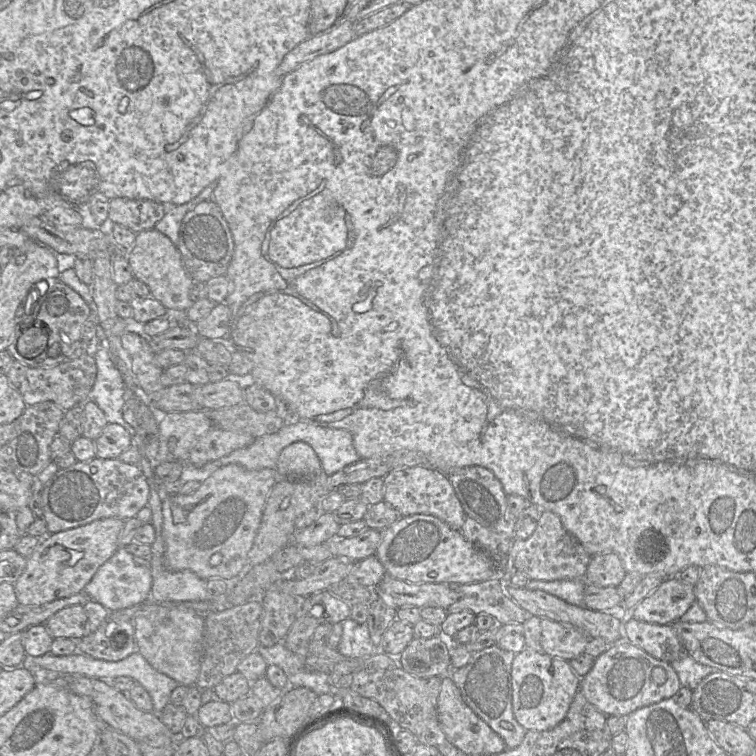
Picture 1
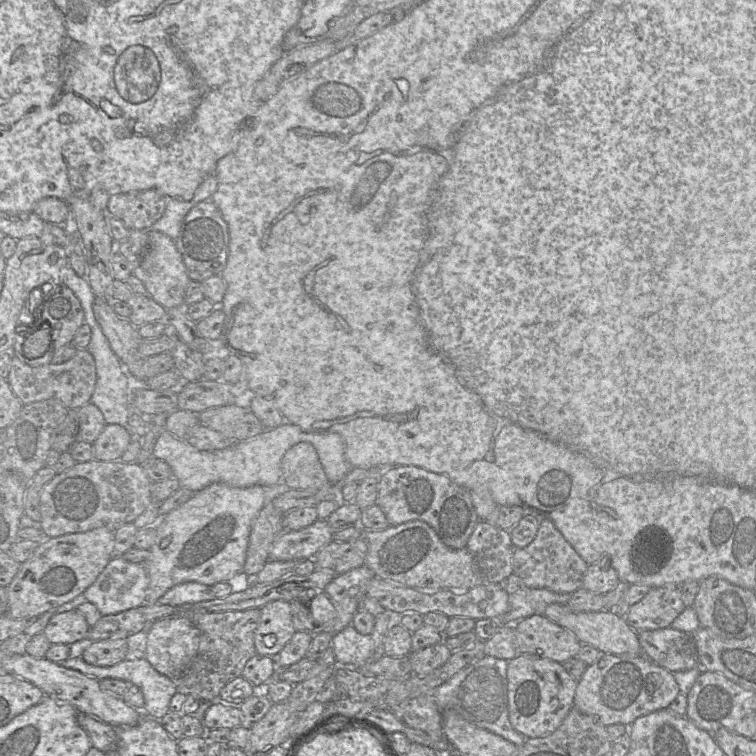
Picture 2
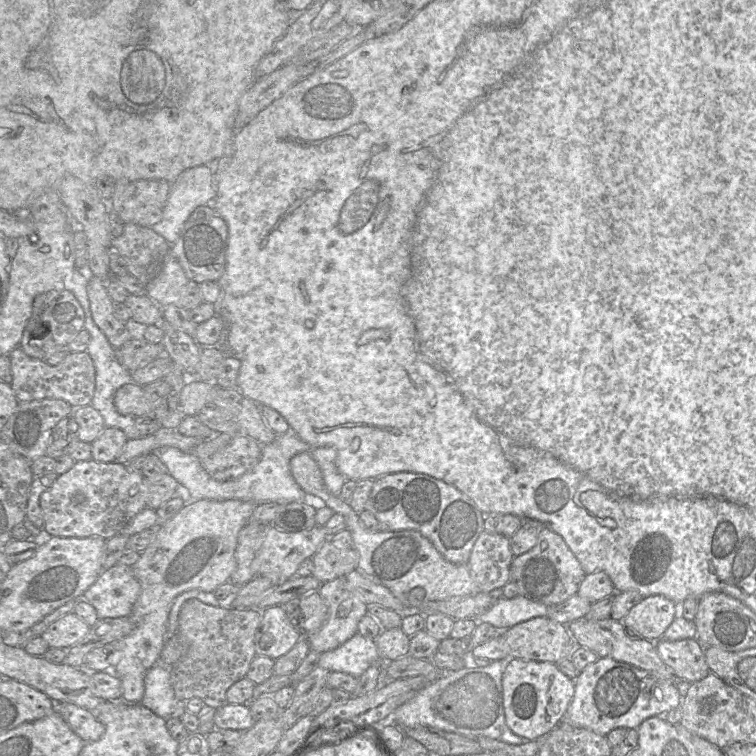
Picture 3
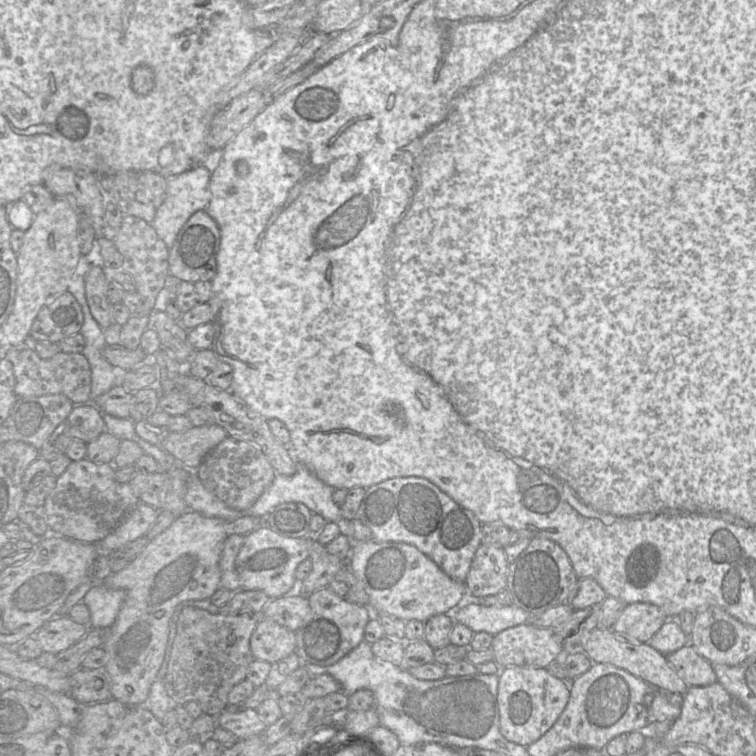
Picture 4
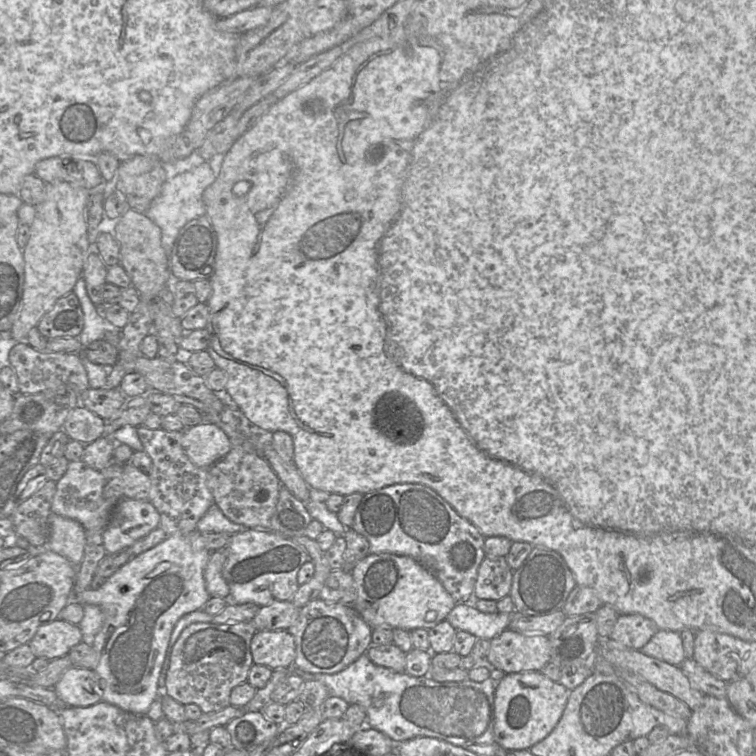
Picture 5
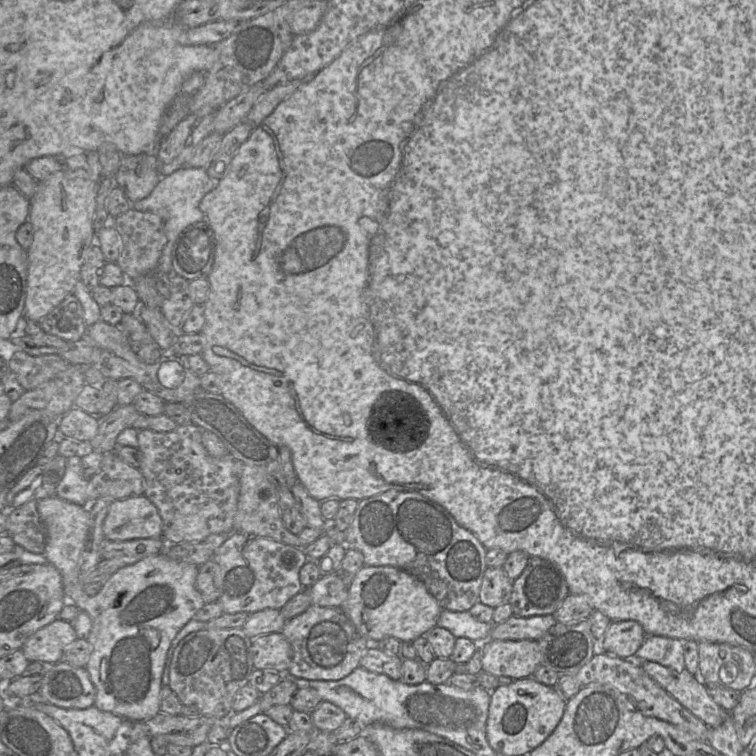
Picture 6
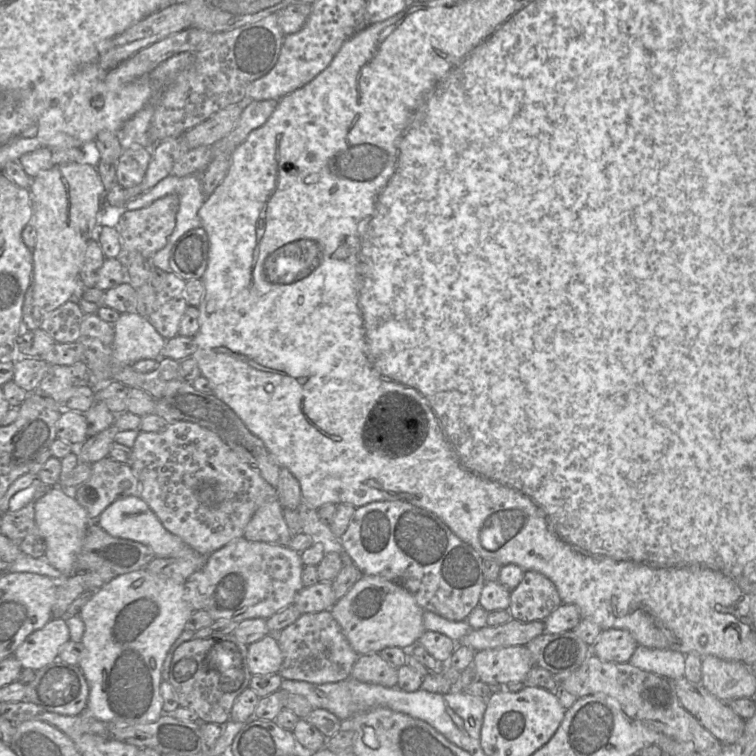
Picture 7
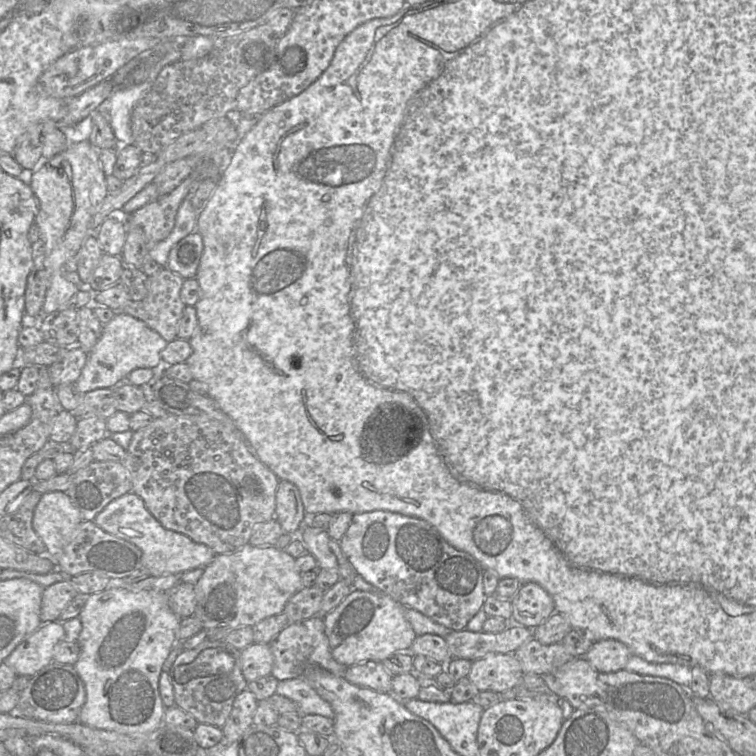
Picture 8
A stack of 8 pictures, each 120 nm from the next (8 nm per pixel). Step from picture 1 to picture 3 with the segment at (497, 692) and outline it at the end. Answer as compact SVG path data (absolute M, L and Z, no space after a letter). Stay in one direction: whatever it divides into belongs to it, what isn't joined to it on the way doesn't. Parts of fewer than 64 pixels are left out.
M471 651L471 657L470 661L467 661L466 659L466 666L463 667L462 669L452 672L452 673L444 673L439 679L437 679L434 683L430 684L429 686L423 688L420 690L411 700L407 701L403 705L401 705L399 708L397 708L393 713L392 713L392 718L389 720L389 722L394 722L400 729L412 729L414 727L428 727L428 728L434 728L434 729L439 729L439 730L444 730L448 732L453 732L457 733L469 738L477 738L480 736L485 736L489 738L493 738L496 740L503 741L508 744L512 745L520 745L528 742L529 740L518 736L515 734L506 724L505 721L505 713L504 713L504 706L503 706L503 688L502 688L502 677L503 677L503 672L505 670L505 663L506 661L492 661L490 662L487 666L484 667L478 667L474 663L474 659L477 659L472 656L472 651Z

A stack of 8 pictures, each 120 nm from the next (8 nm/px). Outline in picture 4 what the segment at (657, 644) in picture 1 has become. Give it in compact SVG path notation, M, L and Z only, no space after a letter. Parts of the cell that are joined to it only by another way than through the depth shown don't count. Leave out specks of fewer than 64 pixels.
M690 643L666 655L666 658L689 687L709 686L717 682L711 663L699 655Z

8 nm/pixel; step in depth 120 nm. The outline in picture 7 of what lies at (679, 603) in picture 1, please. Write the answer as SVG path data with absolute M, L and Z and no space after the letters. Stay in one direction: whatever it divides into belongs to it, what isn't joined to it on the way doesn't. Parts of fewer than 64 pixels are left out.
M610 628L602 630L592 646L592 654L602 661L626 663L637 646L638 643L629 631Z

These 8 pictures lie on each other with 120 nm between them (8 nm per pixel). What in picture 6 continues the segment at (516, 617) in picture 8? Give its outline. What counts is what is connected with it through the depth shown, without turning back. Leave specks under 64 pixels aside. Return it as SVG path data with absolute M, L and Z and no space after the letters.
M530 556L524 571L513 580L510 604L514 616L553 614L570 593L560 569L552 562Z

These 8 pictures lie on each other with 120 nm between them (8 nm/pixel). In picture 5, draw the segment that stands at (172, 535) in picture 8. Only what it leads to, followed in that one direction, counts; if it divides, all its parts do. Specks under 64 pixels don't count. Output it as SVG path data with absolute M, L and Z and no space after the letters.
M123 498L115 506L110 522L103 531L107 554L131 547L159 527L160 514L148 500Z

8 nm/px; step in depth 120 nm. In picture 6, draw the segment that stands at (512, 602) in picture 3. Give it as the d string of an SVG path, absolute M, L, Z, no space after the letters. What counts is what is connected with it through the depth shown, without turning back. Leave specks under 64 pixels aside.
M442 610L436 626L450 631L455 638L464 637L474 642L482 643L489 639L493 622L481 622L475 619L469 611Z

